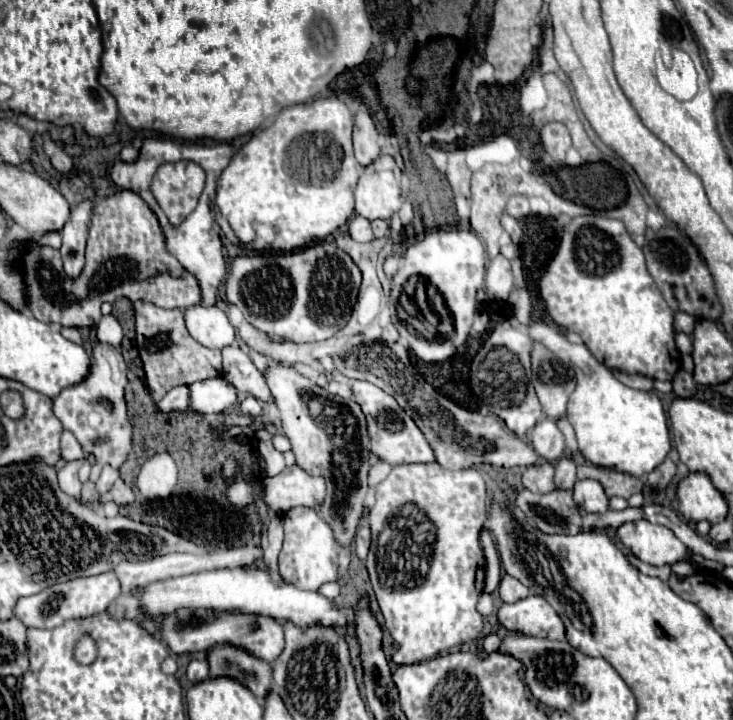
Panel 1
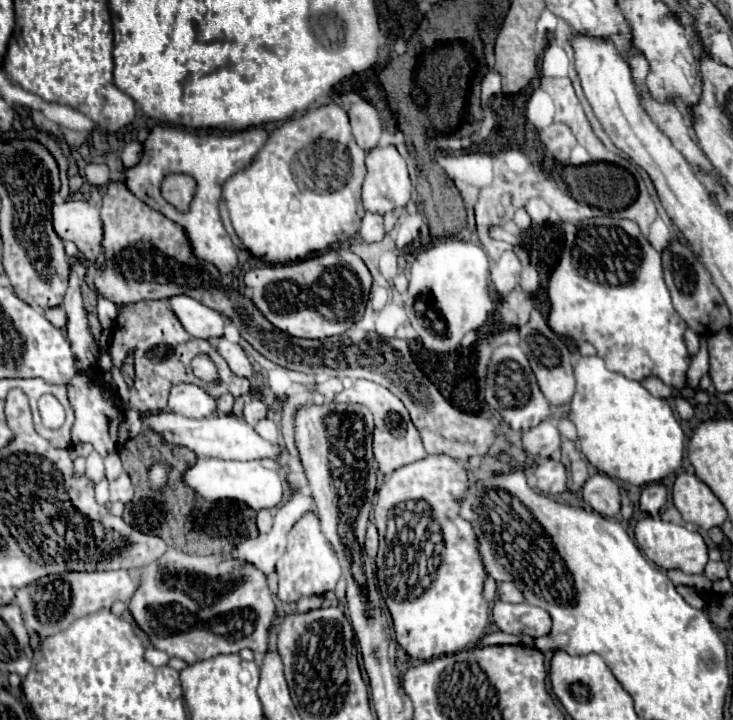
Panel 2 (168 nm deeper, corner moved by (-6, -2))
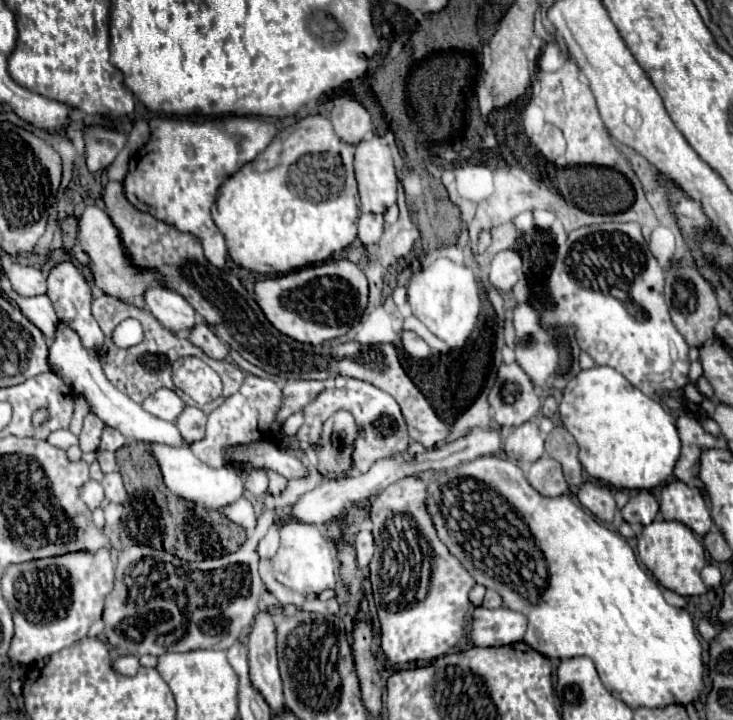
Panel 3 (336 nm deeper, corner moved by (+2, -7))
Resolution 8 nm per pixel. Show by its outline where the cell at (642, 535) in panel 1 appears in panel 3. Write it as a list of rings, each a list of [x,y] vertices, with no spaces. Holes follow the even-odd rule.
[[[654,521],[648,527],[644,527],[642,535],[638,537],[638,559],[666,589],[684,597],[706,593],[706,585],[700,579],[700,571],[706,565],[706,551],[684,523]]]

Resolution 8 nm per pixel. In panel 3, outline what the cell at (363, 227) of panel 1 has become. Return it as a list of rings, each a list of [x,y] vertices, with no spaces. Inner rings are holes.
[[[362,213],[358,219],[358,239],[364,245],[372,245],[382,237],[384,217],[376,213]]]

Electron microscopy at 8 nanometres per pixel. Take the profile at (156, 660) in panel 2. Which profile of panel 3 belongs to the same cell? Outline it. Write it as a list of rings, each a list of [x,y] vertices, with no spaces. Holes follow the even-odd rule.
[[[130,655],[128,657],[116,657],[112,661],[112,669],[116,673],[120,673],[120,675],[126,675],[126,677],[134,677],[136,671],[138,671],[138,667],[140,667],[138,659],[136,657],[130,657]]]

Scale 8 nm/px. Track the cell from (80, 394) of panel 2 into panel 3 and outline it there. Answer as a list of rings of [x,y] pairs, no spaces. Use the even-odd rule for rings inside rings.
[[[54,431],[54,433],[48,435],[46,441],[48,441],[50,445],[54,445],[54,447],[60,447],[60,449],[68,449],[70,445],[78,443],[78,439],[76,439],[70,431]]]

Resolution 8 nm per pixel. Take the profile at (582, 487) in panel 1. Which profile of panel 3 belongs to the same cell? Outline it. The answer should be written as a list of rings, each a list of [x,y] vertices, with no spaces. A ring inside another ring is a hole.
[[[584,483],[578,491],[578,501],[604,523],[612,523],[614,515],[618,513],[610,487],[602,483]]]

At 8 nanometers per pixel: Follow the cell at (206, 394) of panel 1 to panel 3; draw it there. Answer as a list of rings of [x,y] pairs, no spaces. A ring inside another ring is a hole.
[[[158,389],[152,397],[144,399],[142,409],[152,413],[154,417],[160,417],[164,421],[174,421],[182,409],[186,407],[186,403],[170,389]]]

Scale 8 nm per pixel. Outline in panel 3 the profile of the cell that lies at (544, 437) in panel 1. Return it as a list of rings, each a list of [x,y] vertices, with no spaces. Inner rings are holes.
[[[526,421],[516,427],[504,441],[506,455],[514,461],[536,461],[544,455],[544,439],[536,421]]]

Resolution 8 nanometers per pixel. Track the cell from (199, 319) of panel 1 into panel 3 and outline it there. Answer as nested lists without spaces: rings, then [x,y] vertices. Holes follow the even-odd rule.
[[[162,285],[148,287],[144,291],[144,301],[146,301],[150,313],[166,329],[170,329],[174,333],[186,333],[196,325],[192,305],[180,293],[168,289],[168,287],[162,287]]]

